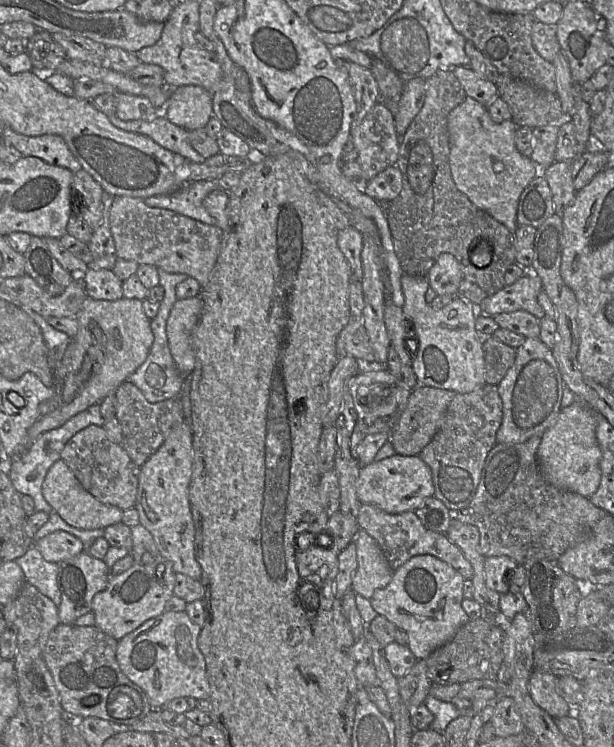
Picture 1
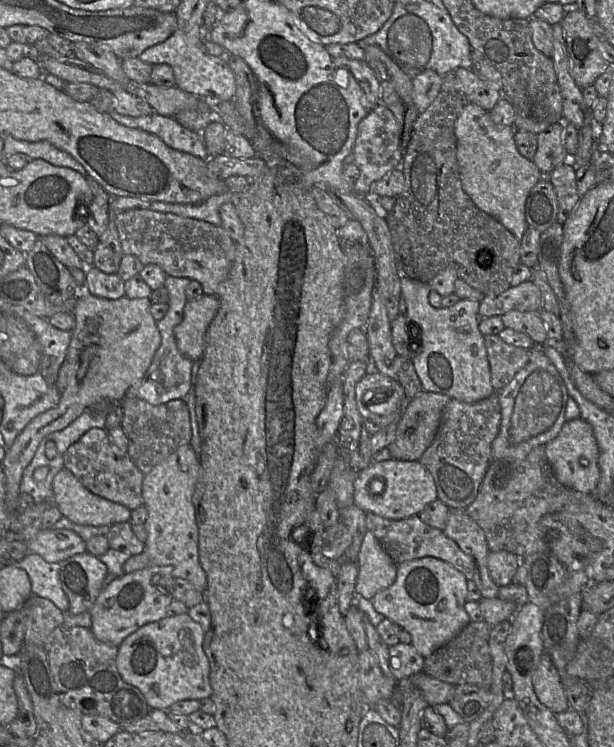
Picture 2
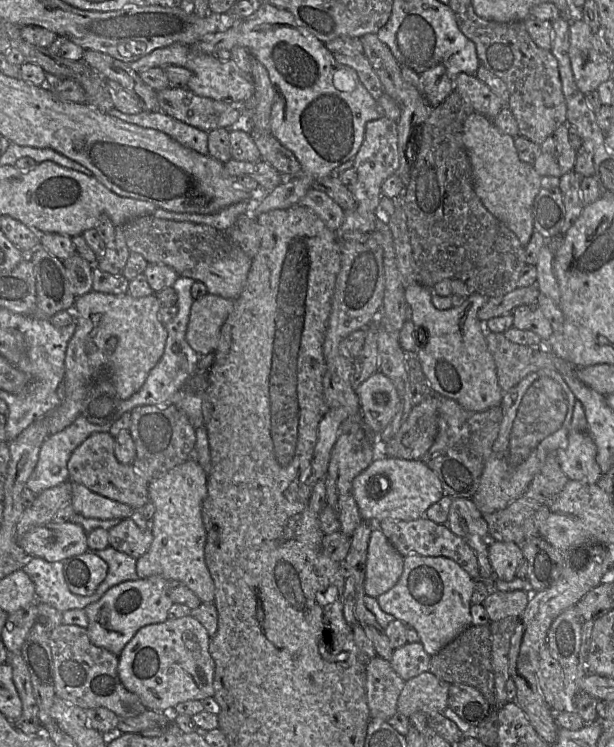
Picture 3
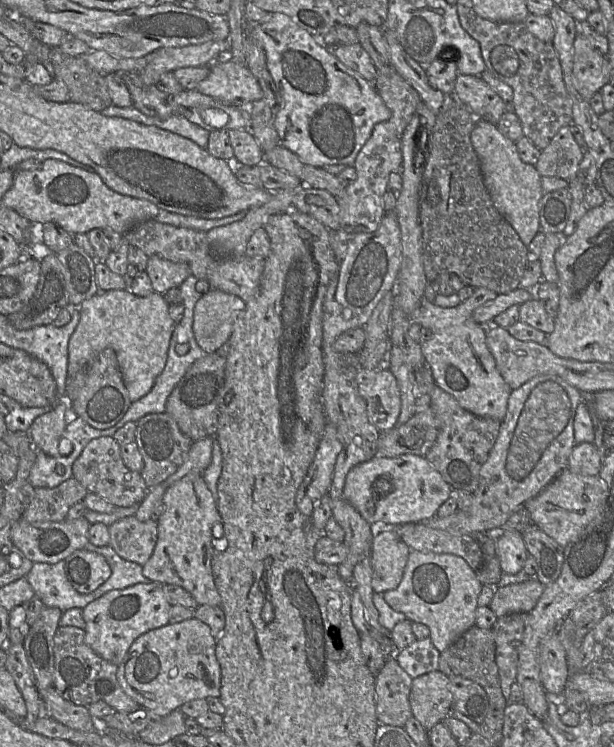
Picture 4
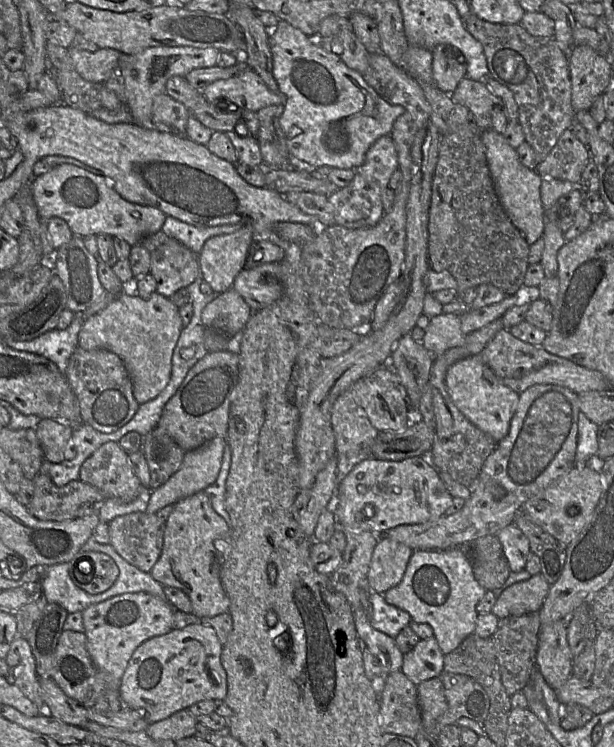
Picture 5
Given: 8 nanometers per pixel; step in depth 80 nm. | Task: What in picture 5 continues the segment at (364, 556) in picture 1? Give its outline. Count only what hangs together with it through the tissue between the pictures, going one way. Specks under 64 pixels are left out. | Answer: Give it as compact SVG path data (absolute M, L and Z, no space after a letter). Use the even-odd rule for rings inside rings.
M380 536L369 565L368 589L384 594L397 586L404 576L412 553L413 550L405 544Z

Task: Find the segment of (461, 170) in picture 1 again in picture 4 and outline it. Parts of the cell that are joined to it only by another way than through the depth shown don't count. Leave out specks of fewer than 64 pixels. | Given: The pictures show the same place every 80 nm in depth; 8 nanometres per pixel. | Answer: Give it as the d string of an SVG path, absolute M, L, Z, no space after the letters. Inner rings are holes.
M476 119L471 143L479 158L484 184L494 207L514 228L523 244L528 246L540 232L539 201L543 195L541 175L535 166L520 159L515 142L486 120Z

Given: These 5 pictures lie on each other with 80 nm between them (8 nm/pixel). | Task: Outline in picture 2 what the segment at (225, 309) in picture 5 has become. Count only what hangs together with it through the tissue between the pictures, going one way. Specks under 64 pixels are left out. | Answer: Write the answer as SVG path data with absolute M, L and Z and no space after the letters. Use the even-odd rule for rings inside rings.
M202 295L187 301L182 321L174 328L178 350L193 362L204 354L205 334L220 303L216 296Z

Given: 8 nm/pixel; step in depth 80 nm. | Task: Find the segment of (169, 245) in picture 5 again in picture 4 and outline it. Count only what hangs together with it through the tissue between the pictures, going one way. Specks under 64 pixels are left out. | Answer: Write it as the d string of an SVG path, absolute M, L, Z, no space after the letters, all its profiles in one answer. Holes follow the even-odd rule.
M158 256L149 258L145 272L150 278L153 290L158 294L179 287L191 275L188 264L172 262Z

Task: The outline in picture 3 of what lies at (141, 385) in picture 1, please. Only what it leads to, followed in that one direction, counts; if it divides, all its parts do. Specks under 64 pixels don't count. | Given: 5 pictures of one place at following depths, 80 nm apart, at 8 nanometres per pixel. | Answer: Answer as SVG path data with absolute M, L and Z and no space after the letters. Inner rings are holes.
M179 277L173 284L172 288L178 295L176 303L178 312L171 321L164 324L168 336L163 355L149 372L141 389L130 398L121 401L118 411L114 416L114 420L123 413L130 412L133 408L138 406L154 405L158 408L166 408L169 405L174 404L176 394L185 385L187 380L197 371L198 360L202 355L196 353L185 339L190 310L194 302L194 299L191 296L191 287L194 282L195 280L192 278Z

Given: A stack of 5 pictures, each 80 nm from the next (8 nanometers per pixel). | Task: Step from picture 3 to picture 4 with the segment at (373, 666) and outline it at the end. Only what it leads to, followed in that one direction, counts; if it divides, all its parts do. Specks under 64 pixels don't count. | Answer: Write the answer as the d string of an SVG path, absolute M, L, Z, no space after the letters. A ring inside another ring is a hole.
M395 657L387 658L375 676L376 714L380 724L403 728L412 717L409 700L412 681Z

